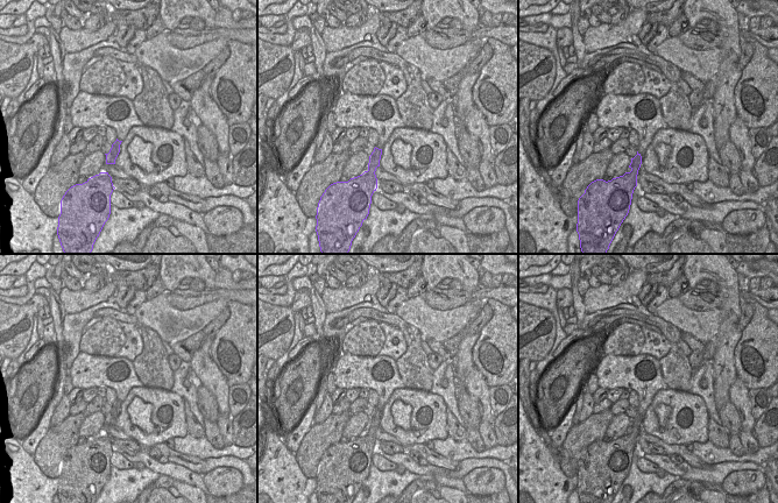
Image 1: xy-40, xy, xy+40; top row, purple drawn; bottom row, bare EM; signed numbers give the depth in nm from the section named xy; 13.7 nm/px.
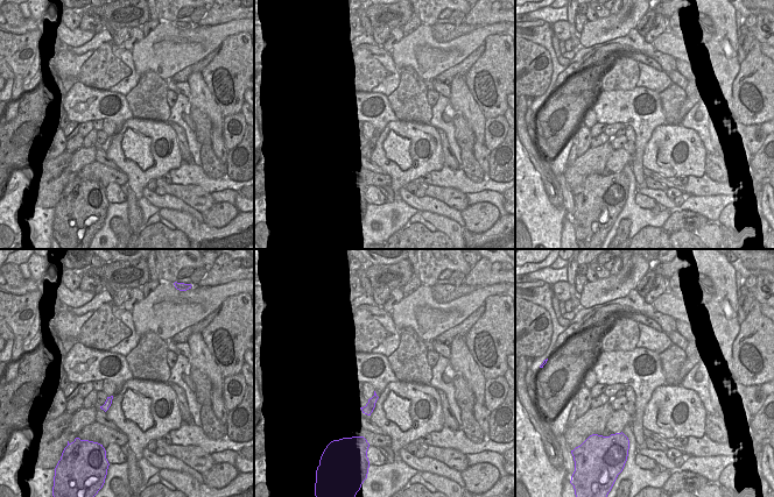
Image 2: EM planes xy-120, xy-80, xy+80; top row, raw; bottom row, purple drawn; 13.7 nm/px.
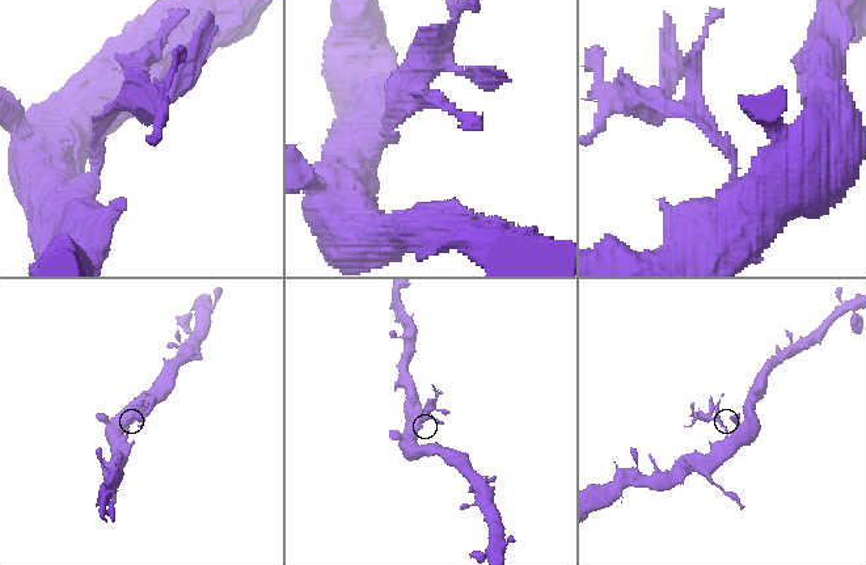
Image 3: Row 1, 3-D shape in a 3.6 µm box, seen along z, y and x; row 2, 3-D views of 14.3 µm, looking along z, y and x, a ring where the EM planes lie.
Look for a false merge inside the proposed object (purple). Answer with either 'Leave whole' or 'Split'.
Split.

